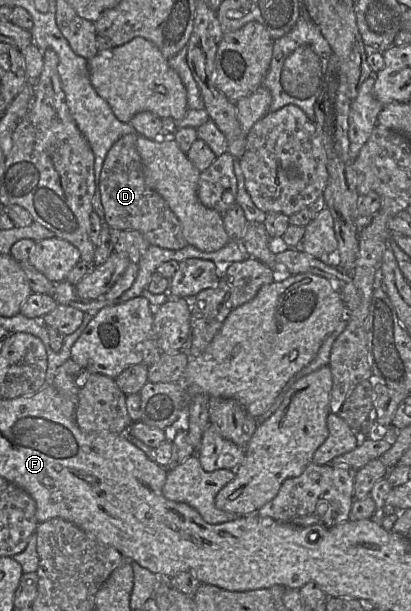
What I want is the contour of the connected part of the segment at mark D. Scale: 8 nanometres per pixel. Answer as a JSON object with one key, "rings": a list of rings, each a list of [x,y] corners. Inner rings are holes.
{"rings":[[[131,133],[117,140],[104,160],[99,189],[104,209],[105,223],[112,229],[137,231],[152,246],[168,250],[180,250],[188,243],[181,223],[167,202],[145,183],[144,169],[137,150],[138,133]]]}

